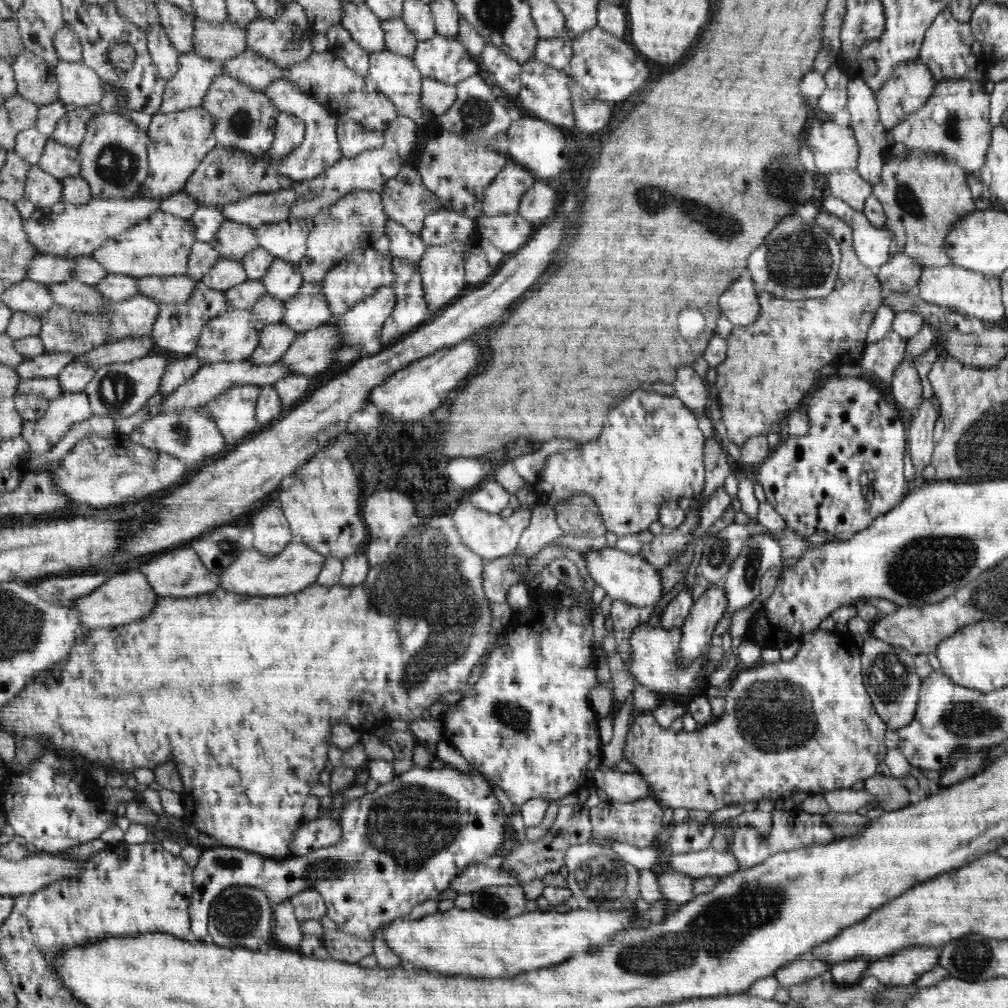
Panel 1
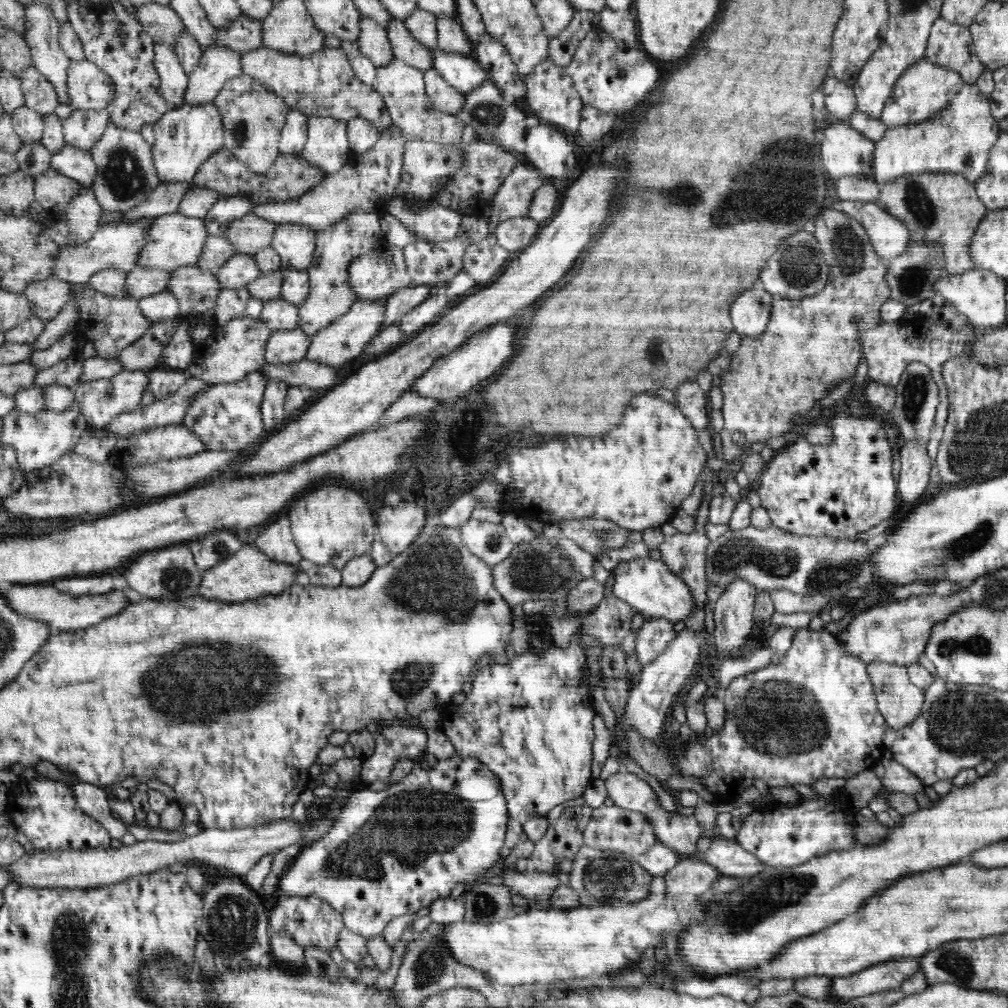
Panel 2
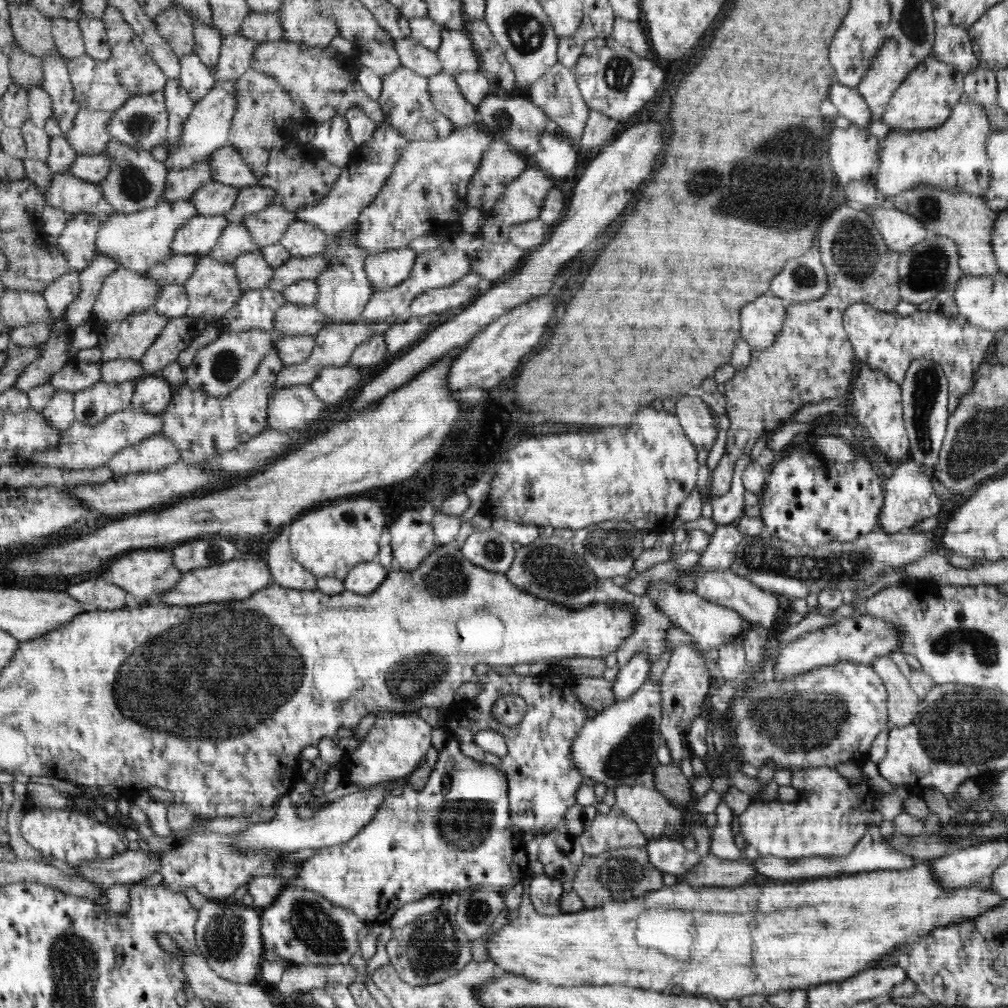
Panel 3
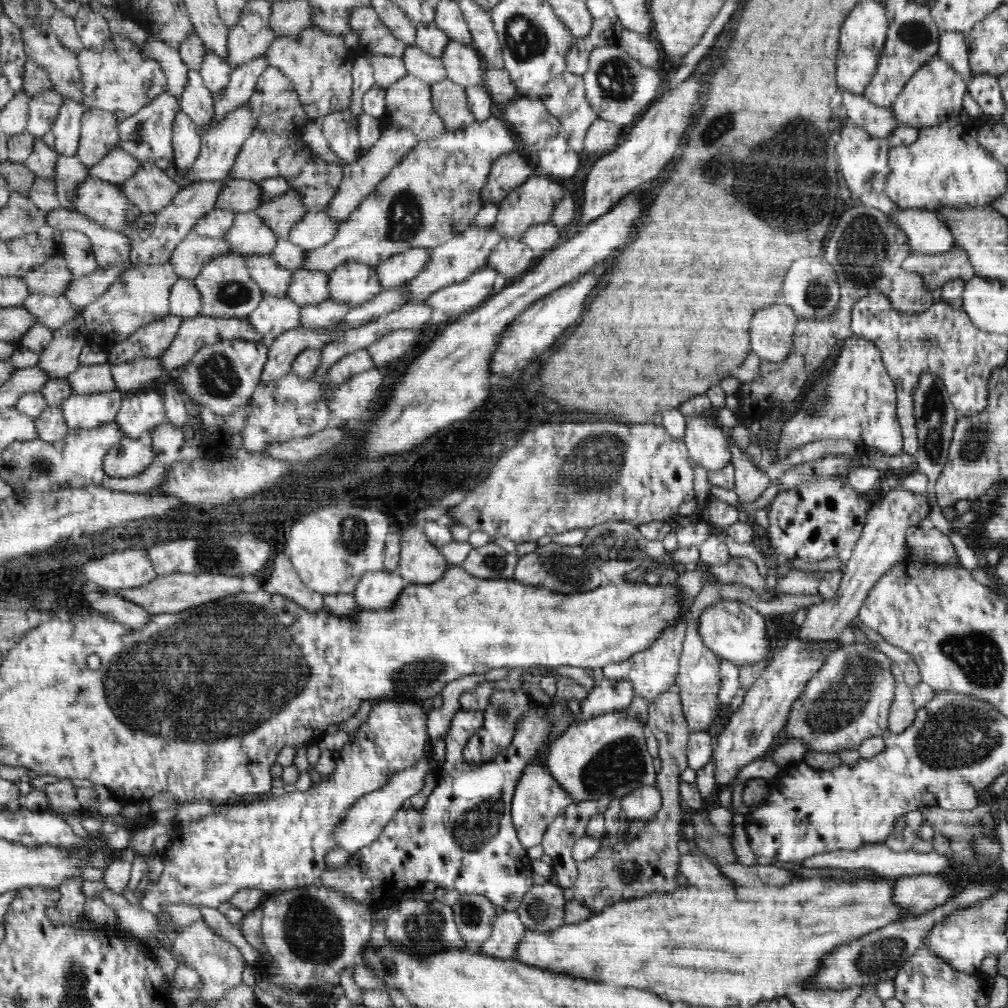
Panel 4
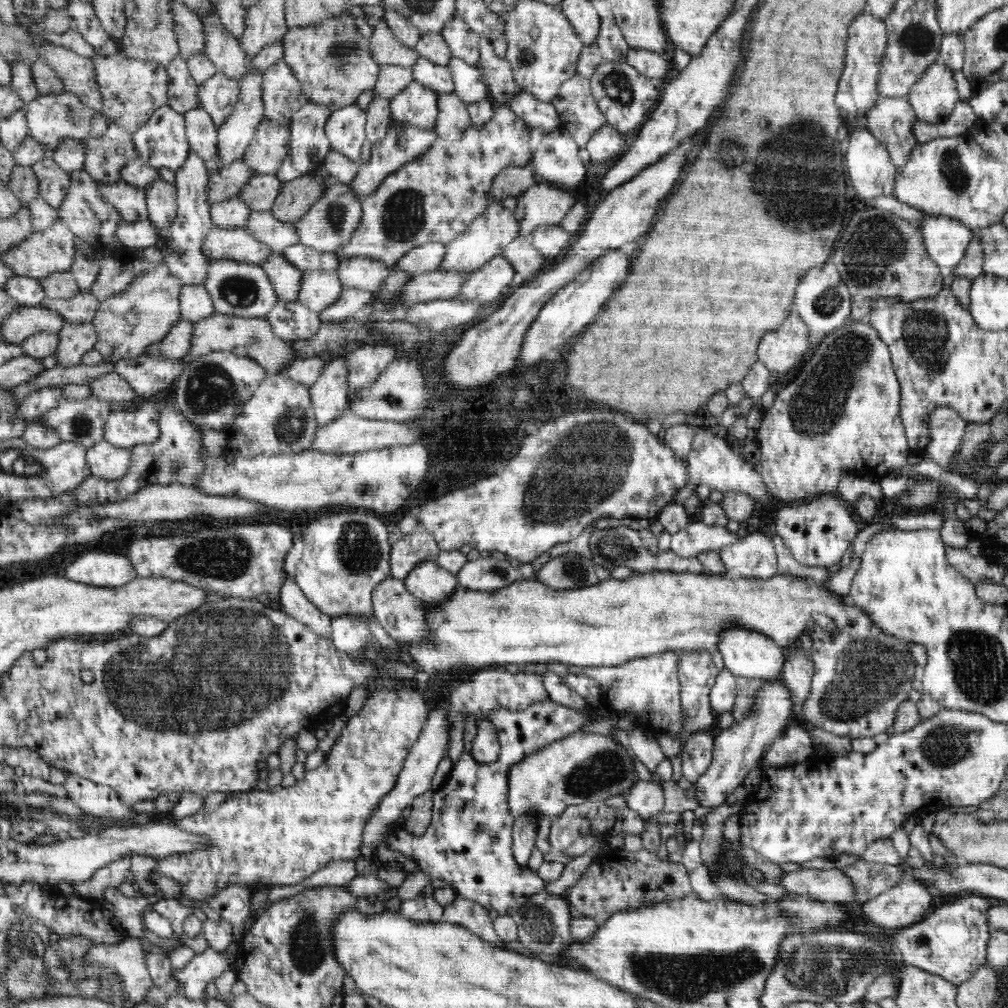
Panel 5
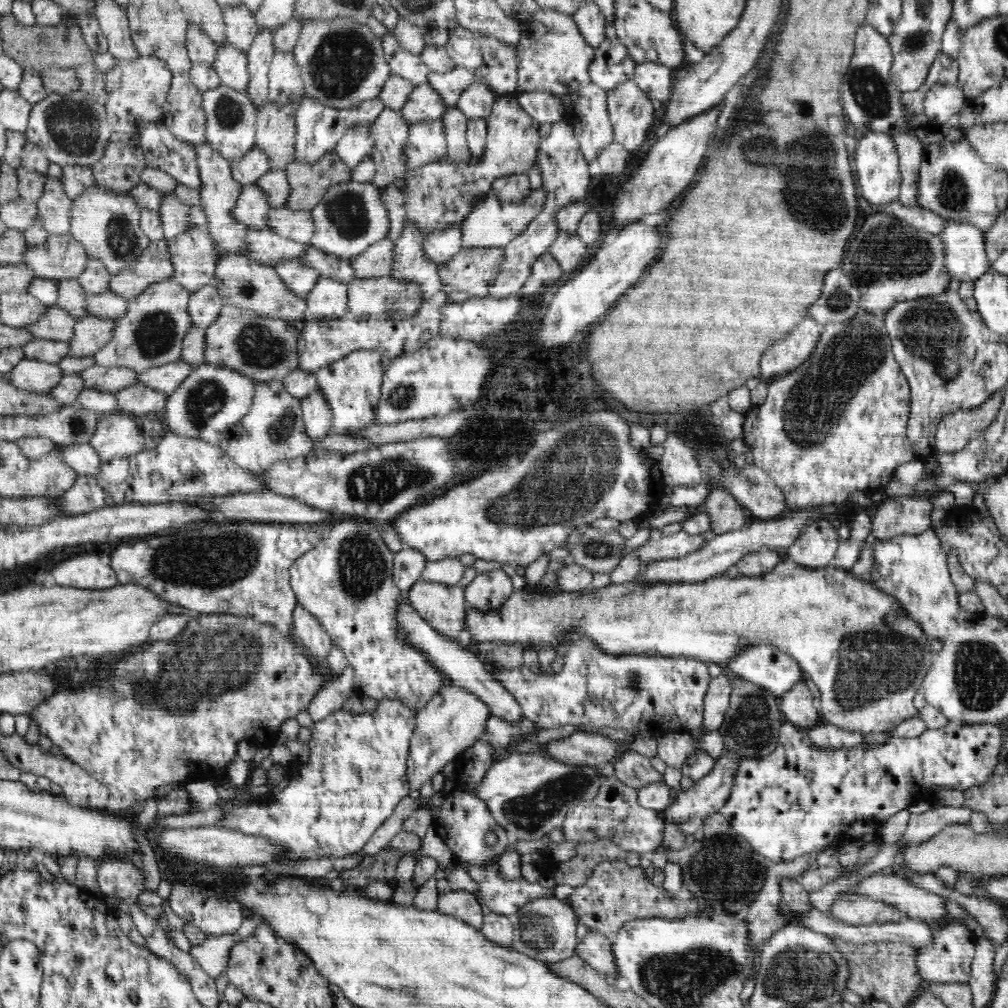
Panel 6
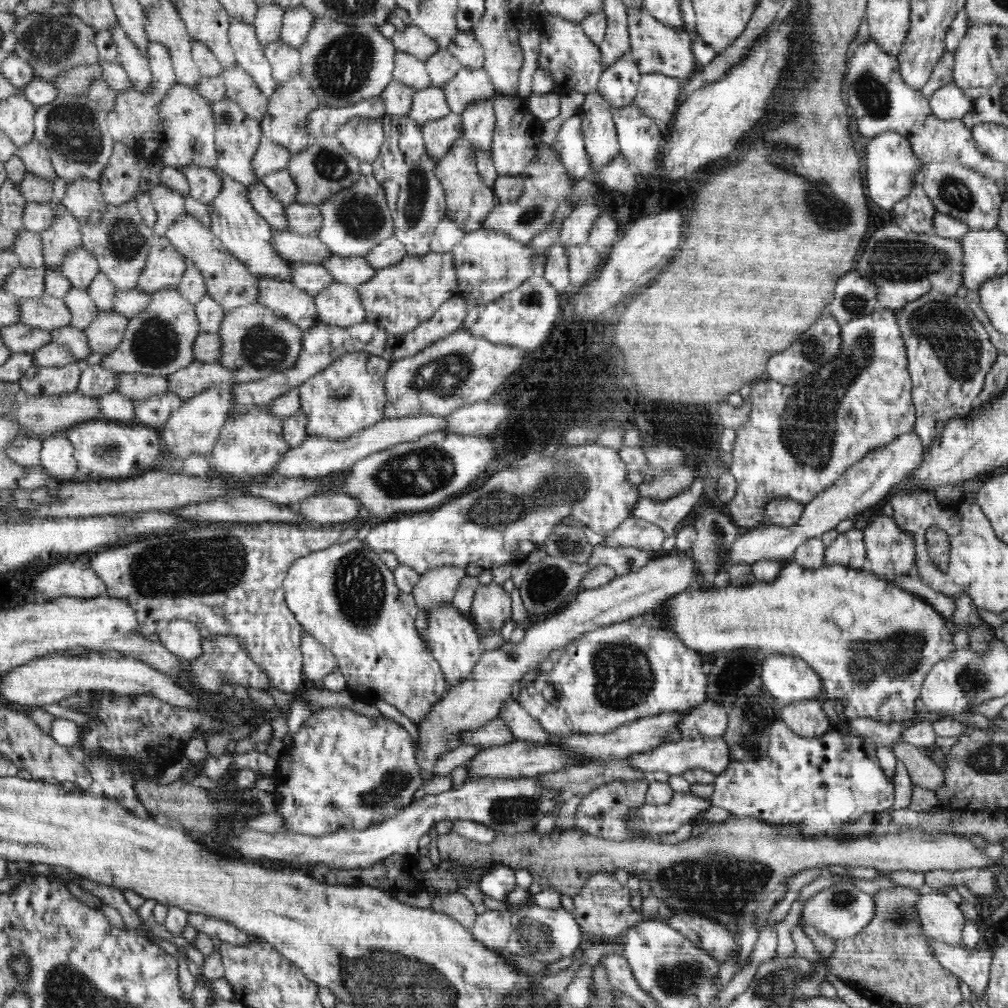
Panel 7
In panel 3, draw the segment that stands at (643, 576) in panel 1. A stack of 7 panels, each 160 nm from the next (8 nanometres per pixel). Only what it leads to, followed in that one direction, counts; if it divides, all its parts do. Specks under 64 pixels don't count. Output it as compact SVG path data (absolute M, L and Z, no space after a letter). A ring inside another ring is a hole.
M660 581L648 587L646 596L648 596L658 609L662 609L666 613L666 618L670 619L674 626L681 628L694 636L695 642L701 646L703 650L710 648L720 648L728 642L734 640L736 634L745 634L750 630L751 622L744 619L738 611L734 611L732 607L714 604L698 597L696 592L688 593L682 591L674 585L673 581Z

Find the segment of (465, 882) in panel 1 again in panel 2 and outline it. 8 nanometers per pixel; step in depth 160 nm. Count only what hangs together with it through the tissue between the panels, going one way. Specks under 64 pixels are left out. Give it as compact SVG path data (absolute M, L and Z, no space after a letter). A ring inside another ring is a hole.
M529 869L523 873L513 870L506 872L502 884L506 885L510 890L513 889L511 892L516 892L526 896L526 898L535 898L536 901L548 902L560 883L557 875Z

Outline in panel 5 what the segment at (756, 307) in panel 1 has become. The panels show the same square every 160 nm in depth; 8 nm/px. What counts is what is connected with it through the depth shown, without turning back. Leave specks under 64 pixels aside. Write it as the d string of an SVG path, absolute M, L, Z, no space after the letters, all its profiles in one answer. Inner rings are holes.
M797 312L786 316L780 330L770 332L758 346L758 358L770 372L788 373L809 354L808 327Z

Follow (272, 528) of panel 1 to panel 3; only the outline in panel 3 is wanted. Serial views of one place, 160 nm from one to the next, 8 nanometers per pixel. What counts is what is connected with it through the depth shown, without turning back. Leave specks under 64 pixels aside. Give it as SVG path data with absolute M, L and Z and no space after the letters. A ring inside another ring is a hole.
M287 530L268 546L263 556L279 586L296 591L317 590L316 577L294 558Z

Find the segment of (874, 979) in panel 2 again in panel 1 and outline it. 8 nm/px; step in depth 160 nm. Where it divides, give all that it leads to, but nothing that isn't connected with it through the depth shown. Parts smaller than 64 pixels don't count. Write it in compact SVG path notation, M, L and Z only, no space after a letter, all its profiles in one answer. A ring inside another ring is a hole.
M909 947L908 949L902 949L899 950L897 954L891 955L890 957L883 957L882 959L872 961L872 964L866 968L864 977L860 979L858 983L862 982L866 977L874 977L885 988L890 988L890 986L896 986L898 984L914 984L922 974L931 971L934 968L934 965L938 964L938 958L940 958L939 948Z

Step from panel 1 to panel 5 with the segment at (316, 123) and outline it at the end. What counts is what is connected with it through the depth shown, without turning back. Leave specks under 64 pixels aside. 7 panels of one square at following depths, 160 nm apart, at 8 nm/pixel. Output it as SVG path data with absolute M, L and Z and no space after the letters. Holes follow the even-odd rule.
M356 104L332 112L324 133L339 159L358 160L365 139L366 112Z

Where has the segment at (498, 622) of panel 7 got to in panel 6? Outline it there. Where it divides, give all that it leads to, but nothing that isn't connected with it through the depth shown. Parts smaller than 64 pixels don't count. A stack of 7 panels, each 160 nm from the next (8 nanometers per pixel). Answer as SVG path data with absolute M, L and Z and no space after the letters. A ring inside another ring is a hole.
M494 569L487 573L477 572L476 578L464 589L464 597L470 608L488 612L498 610L513 594L511 577L502 569Z

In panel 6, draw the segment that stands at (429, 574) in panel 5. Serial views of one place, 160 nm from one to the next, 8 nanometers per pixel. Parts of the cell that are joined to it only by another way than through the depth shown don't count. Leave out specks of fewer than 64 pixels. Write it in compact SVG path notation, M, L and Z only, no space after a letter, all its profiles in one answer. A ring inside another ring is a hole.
M418 580L409 591L410 603L438 634L456 638L477 652L474 642L466 632L466 608L464 590L460 586L446 586L437 582Z

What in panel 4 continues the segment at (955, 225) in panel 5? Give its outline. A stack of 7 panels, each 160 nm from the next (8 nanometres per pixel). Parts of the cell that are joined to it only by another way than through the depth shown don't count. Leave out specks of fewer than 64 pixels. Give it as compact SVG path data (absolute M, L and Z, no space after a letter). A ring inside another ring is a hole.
M899 209L890 219L900 227L912 252L938 255L948 253L956 246L952 231L936 211Z

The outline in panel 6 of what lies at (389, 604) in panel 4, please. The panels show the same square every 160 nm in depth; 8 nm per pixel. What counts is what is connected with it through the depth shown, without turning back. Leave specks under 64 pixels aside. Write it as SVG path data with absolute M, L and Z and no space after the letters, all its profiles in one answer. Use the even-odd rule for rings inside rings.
M401 592L399 606L396 609L398 609L396 612L398 631L401 629L406 631L406 643L410 643L418 651L426 654L432 664L444 675L447 674L447 678L452 680L454 685L464 687L470 693L480 697L480 700L488 705L491 716L497 716L510 724L518 724L522 720L524 717L522 707L514 695L510 694L508 689L492 676L490 668L476 657L476 652L472 651L468 645L464 645L456 638L447 638L438 634L421 616L418 616L410 603L409 592Z

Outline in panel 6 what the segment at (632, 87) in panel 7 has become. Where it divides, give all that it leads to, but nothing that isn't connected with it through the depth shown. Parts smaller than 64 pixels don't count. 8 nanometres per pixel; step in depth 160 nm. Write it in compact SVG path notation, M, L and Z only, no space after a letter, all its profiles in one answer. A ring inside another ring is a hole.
M605 38L605 42L594 48L588 72L594 84L606 91L614 90L618 84L633 80L635 64L618 38Z

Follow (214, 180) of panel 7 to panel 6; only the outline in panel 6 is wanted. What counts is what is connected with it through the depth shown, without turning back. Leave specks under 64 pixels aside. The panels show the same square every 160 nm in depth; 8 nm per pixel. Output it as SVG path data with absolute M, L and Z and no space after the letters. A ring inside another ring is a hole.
M164 119L148 124L136 138L143 148L148 167L172 175L188 188L202 187L194 147L178 140L166 129Z

